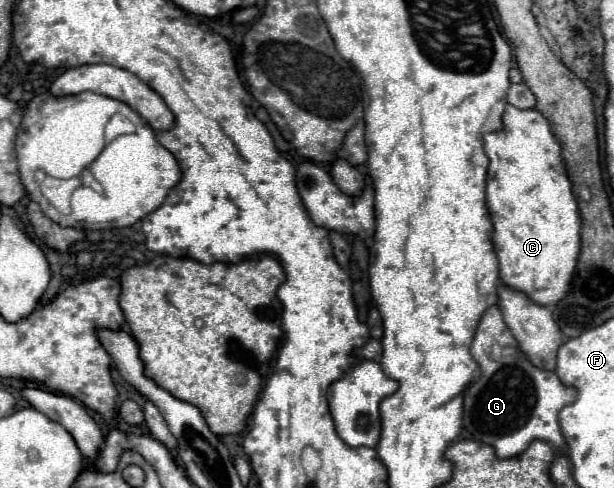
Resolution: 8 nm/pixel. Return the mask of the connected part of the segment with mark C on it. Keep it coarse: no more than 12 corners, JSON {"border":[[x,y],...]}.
{"border":[[547,119],[483,135],[505,287],[567,297],[581,215]]}

